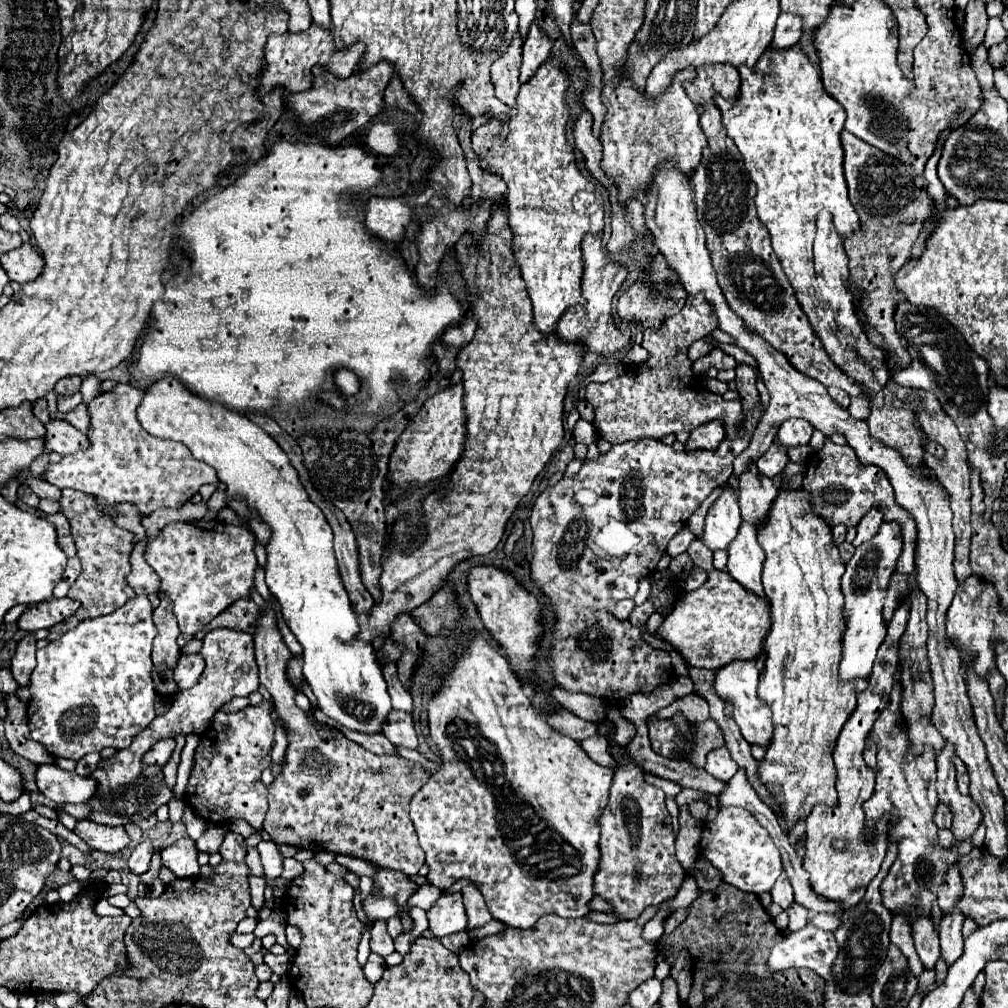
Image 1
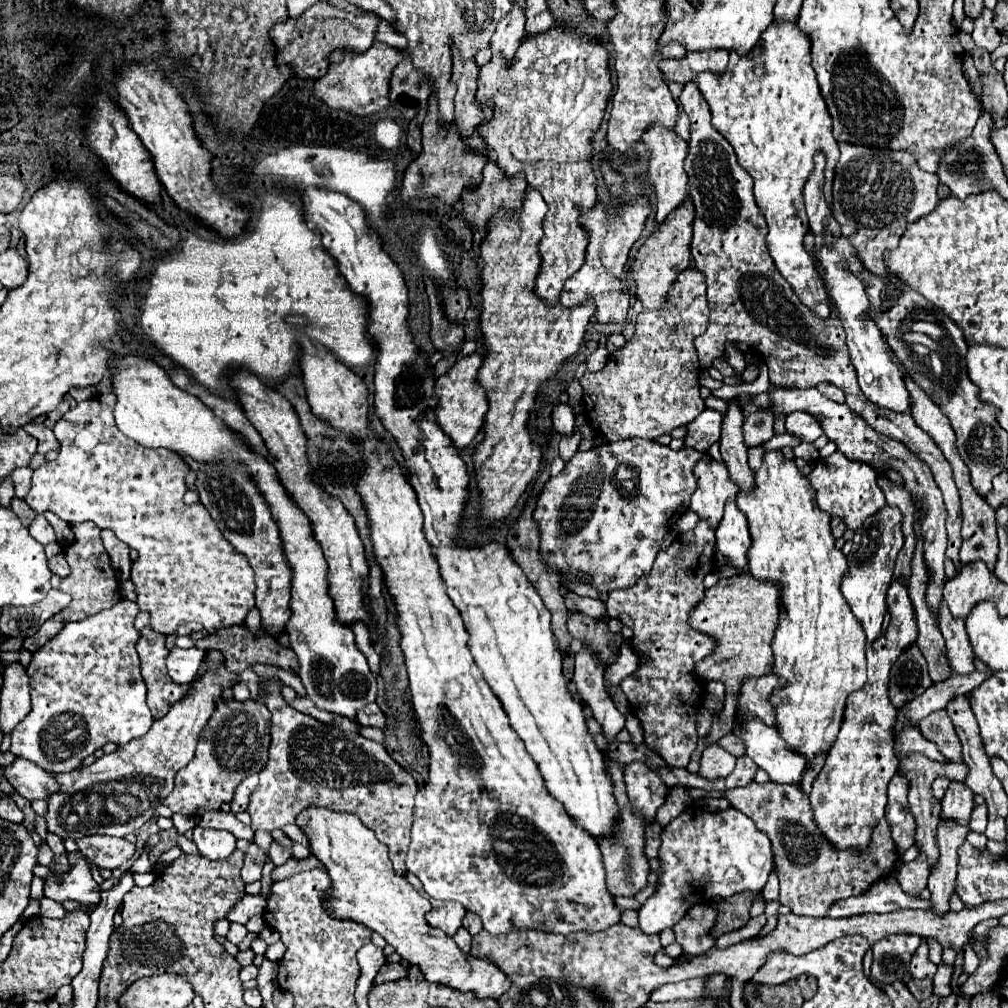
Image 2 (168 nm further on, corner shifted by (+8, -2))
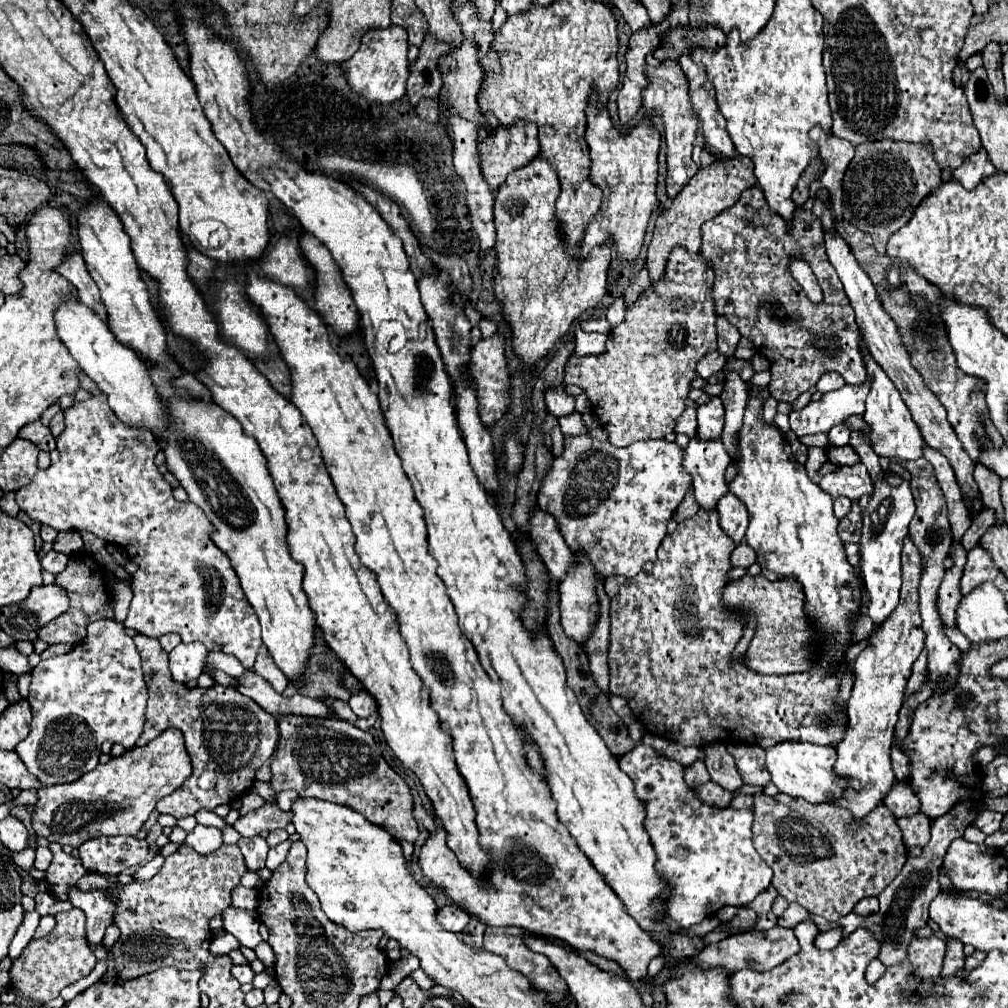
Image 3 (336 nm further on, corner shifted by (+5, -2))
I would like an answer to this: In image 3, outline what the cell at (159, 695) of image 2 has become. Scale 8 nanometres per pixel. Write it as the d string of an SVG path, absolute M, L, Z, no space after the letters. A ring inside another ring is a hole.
M136 635L134 643L142 657L142 673L148 687L146 723L138 739L138 747L156 739L162 731L174 727L182 731L188 755L192 759L192 775L172 795L164 797L156 809L158 813L172 815L176 819L194 815L200 809L216 809L222 803L230 803L242 797L254 785L256 769L274 753L278 741L276 719L266 713L258 703L246 699L232 687L212 685L208 689L188 689L170 677L168 653L160 647L158 639Z

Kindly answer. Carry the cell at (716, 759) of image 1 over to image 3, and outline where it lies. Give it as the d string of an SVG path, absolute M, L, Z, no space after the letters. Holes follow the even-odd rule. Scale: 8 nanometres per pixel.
M714 741L710 745L706 745L706 767L708 767L708 773L712 777L712 781L716 781L720 787L728 789L728 791L738 791L738 787L744 785L738 769L736 769L736 763L734 763L734 757L726 751L724 743L720 741Z

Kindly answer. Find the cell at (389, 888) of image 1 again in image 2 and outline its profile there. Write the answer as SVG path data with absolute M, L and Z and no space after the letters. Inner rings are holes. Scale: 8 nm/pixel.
M309 807L307 811L303 811L299 815L297 825L307 835L311 853L327 867L327 873L333 881L329 899L325 903L325 907L329 909L329 913L333 917L351 919L355 923L361 923L361 925L377 931L389 945L395 947L395 951L407 963L419 965L421 971L425 973L425 977L433 983L443 983L443 985L455 987L459 991L473 991L479 997L493 997L493 999L499 999L507 991L507 987L511 987L511 981L497 969L497 965L493 961L489 961L485 957L479 959L479 957L471 957L469 953L463 953L451 937L447 937L443 931L431 929L427 925L425 913L431 909L429 901L425 897L421 897L405 877L401 877L393 871L393 865L387 857L387 847L375 837L375 833L371 829L367 829L359 821L359 817L355 817L351 813L335 813L335 811L323 809L323 807Z

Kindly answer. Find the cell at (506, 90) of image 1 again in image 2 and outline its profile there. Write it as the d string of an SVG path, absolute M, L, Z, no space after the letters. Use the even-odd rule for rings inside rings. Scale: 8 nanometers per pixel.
M513 5L511 13L499 21L495 35L491 37L491 51L493 51L493 55L501 53L501 57L507 63L511 63L511 59L515 57L515 51L519 49L519 43L521 43L523 31L525 31L523 27L525 27L523 9Z

